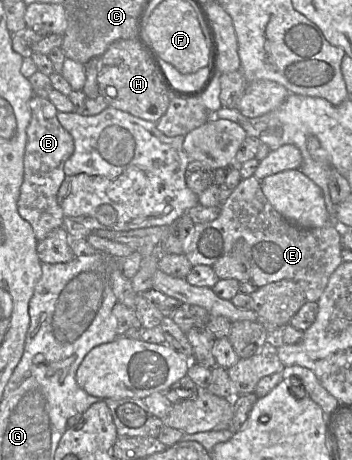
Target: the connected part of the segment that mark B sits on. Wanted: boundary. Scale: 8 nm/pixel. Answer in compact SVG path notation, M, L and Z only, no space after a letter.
M34 95L29 106L31 120L26 131L24 179L20 187L17 208L20 216L31 225L39 241L54 229L63 226L63 210L57 201L57 192L65 177L64 164L74 151L74 140L59 123L58 110L48 98Z

